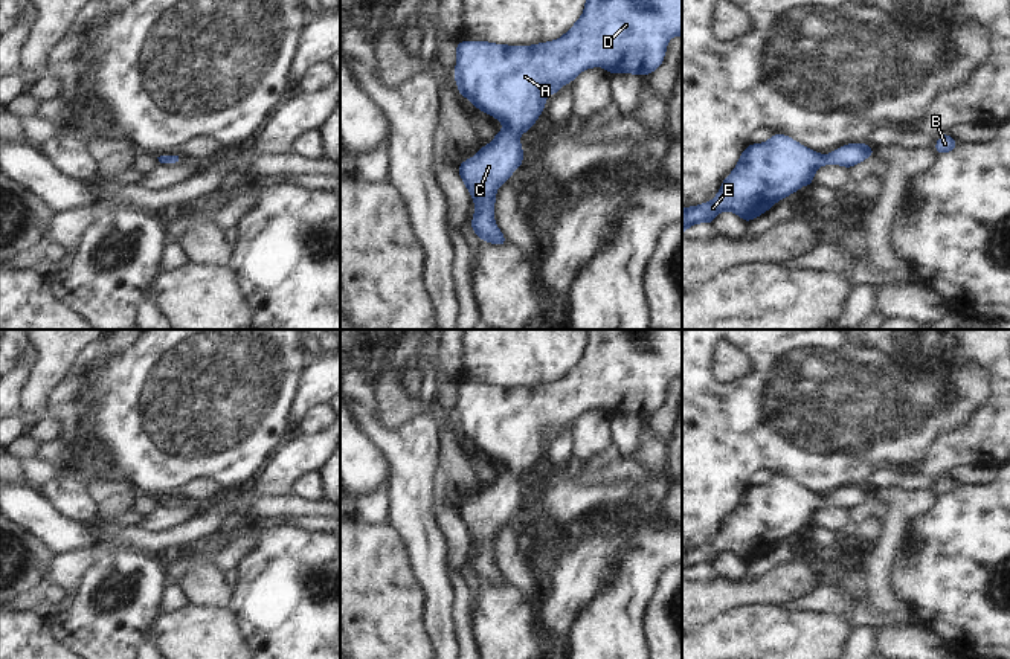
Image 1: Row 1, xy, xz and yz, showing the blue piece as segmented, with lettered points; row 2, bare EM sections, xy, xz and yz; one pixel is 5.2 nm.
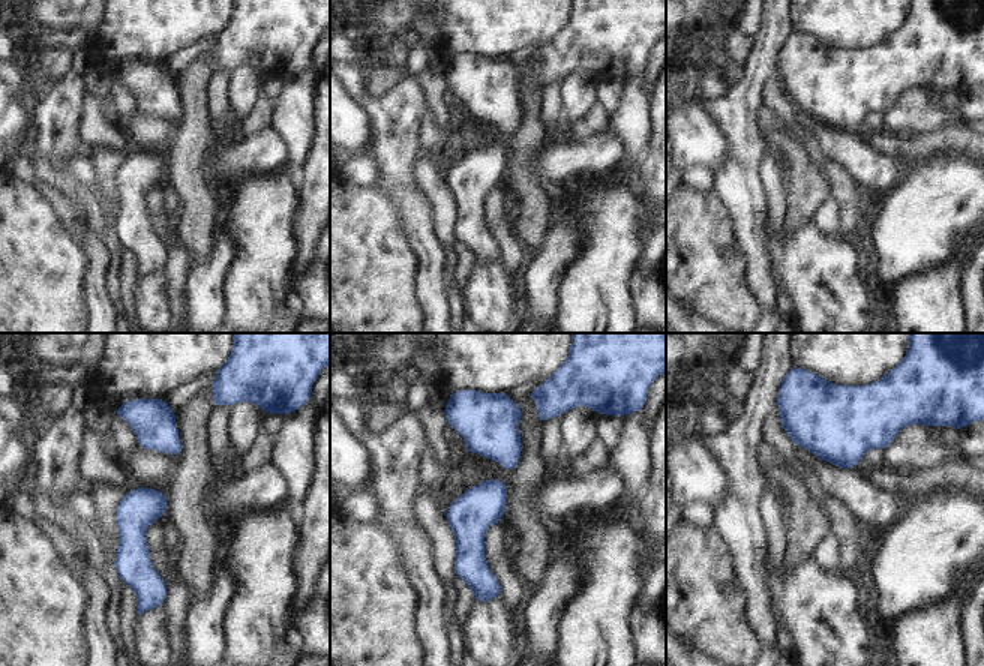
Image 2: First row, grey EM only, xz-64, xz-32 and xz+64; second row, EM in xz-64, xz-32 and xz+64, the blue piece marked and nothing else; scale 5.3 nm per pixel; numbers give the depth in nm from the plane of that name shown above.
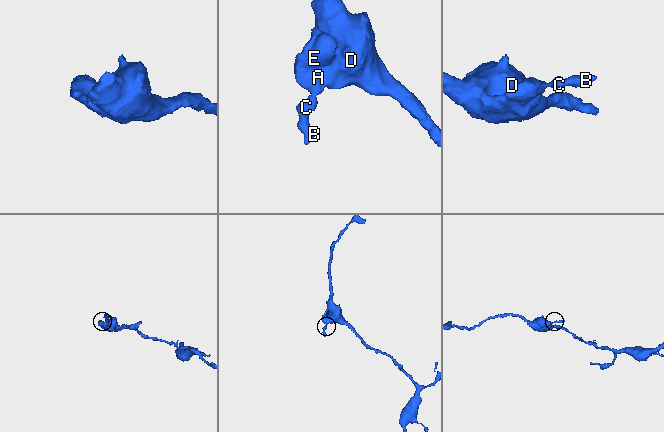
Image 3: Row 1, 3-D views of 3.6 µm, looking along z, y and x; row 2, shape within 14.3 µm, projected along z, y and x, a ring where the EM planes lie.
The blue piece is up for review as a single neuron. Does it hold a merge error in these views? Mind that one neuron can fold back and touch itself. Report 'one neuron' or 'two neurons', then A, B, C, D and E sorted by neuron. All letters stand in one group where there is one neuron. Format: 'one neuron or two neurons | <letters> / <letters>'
one neuron | A B C D E

